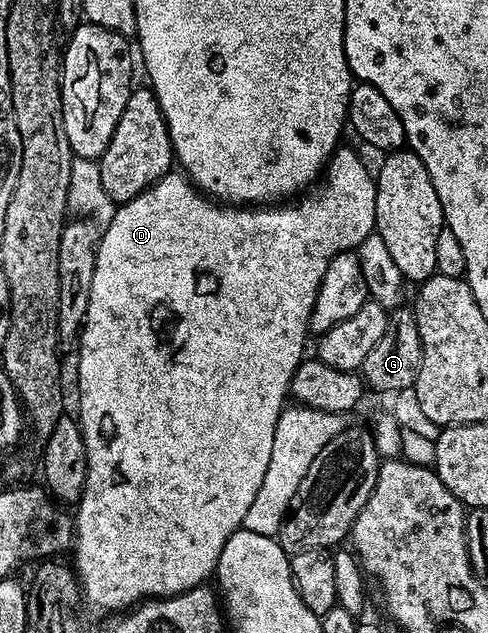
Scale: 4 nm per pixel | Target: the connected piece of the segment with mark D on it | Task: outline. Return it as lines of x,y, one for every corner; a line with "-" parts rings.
339,145
330,157
321,185
281,208
235,208
230,204
223,205
203,194
185,173
171,172
140,192
140,196
121,203
115,209
110,223
101,231
96,250
96,268
92,272
92,288
88,292
86,321
82,324
82,332
76,343
76,417
86,449
86,479
76,503
78,511
72,514
72,566
78,576
81,597
85,605
87,602
92,609
110,614
106,616
114,616
129,611
143,600
171,598
174,594
183,594
203,585
206,577
209,574
211,577
217,571
224,544
228,544
230,537
242,529
244,516
268,469
272,439
276,436
276,420
287,405
292,376
307,353
306,334
311,333
310,317
318,289
324,280
324,272
328,272
332,256
358,248
369,234
371,237
375,233
376,178
372,170
362,163
361,156
346,145

